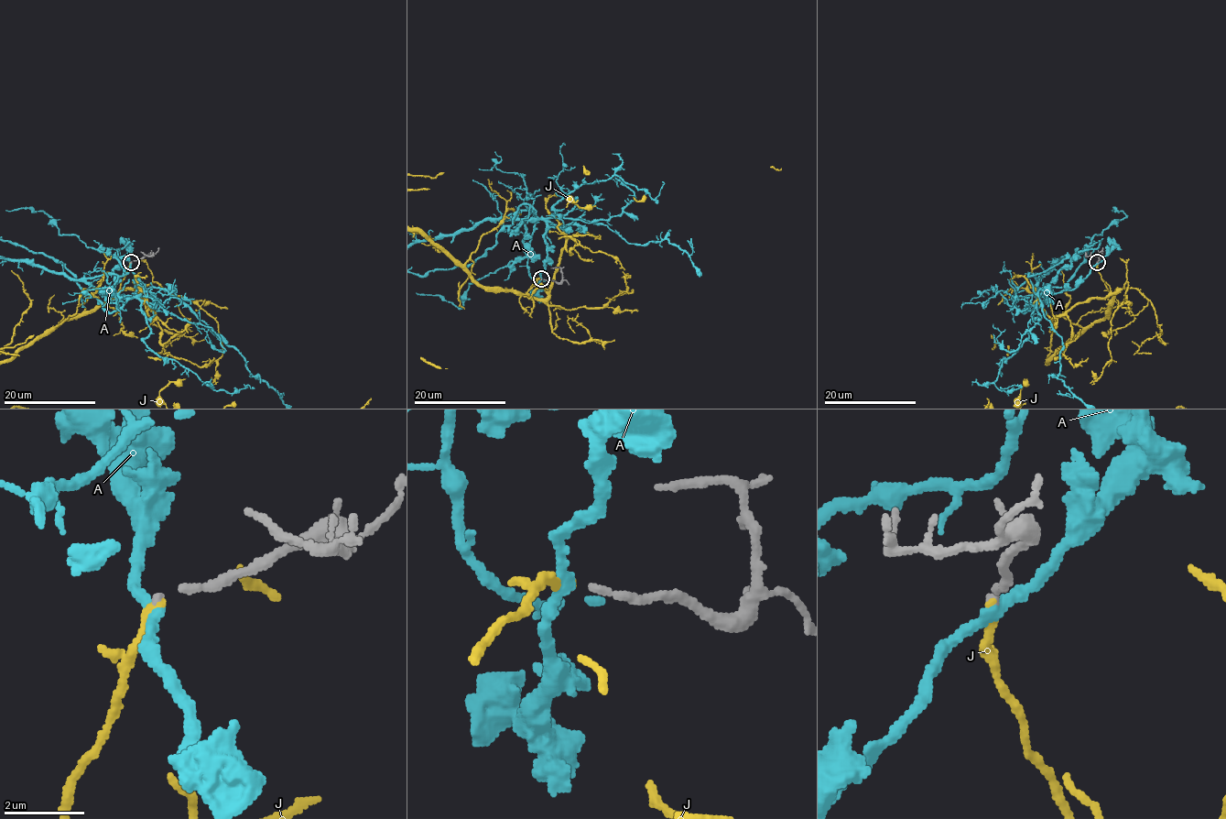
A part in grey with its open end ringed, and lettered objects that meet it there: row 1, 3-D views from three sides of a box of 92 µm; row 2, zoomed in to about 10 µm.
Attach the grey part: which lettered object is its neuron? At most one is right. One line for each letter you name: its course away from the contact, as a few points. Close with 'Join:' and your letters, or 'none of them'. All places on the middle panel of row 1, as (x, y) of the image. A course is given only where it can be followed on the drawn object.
Join: J

